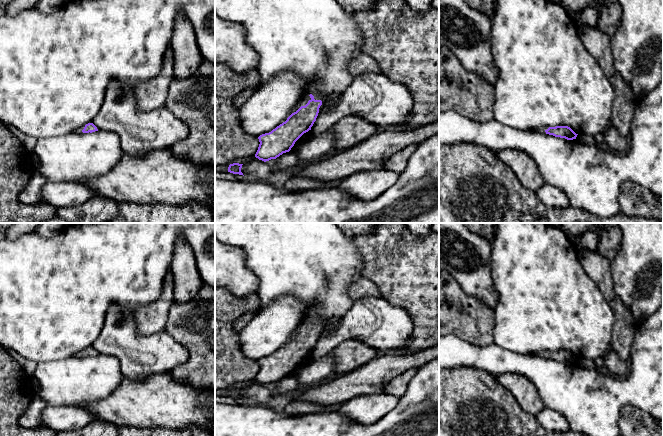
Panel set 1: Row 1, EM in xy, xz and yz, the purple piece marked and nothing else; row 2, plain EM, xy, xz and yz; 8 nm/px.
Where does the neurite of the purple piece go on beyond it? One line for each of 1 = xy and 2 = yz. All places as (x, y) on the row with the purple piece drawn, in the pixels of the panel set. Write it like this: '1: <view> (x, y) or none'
1: xy (79, 130)
2: yz (542, 129)

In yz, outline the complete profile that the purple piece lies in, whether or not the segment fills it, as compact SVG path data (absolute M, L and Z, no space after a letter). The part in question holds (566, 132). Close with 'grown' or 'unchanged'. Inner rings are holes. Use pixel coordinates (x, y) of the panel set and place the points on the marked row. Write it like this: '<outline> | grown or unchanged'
M568 126L540 127L536 130L555 137L565 138L567 140L576 139L578 135Z | grown

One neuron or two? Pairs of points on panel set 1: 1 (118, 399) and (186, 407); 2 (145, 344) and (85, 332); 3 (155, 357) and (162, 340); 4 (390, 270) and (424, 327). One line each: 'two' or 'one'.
1: one
2: two
3: one
4: one

